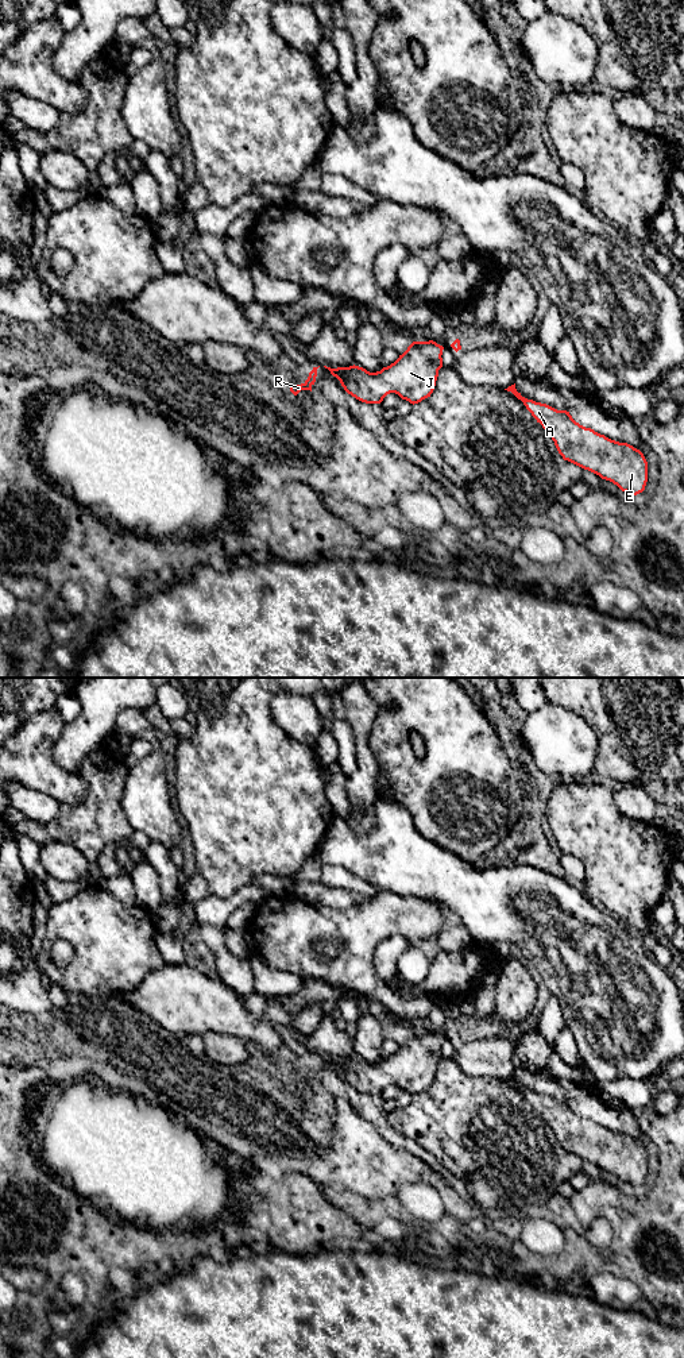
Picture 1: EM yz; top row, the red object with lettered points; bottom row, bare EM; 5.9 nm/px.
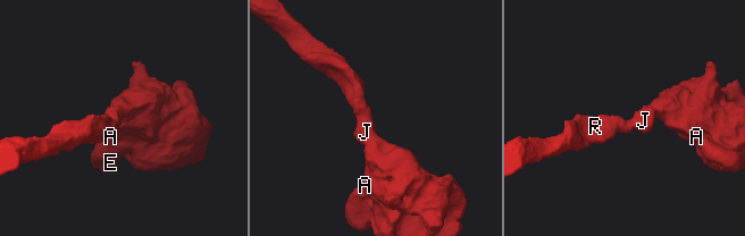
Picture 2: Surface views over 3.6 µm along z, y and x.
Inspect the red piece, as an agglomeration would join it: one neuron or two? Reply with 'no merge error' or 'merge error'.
no merge error

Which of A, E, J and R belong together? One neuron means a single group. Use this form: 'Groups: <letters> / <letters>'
Groups: A E J R

